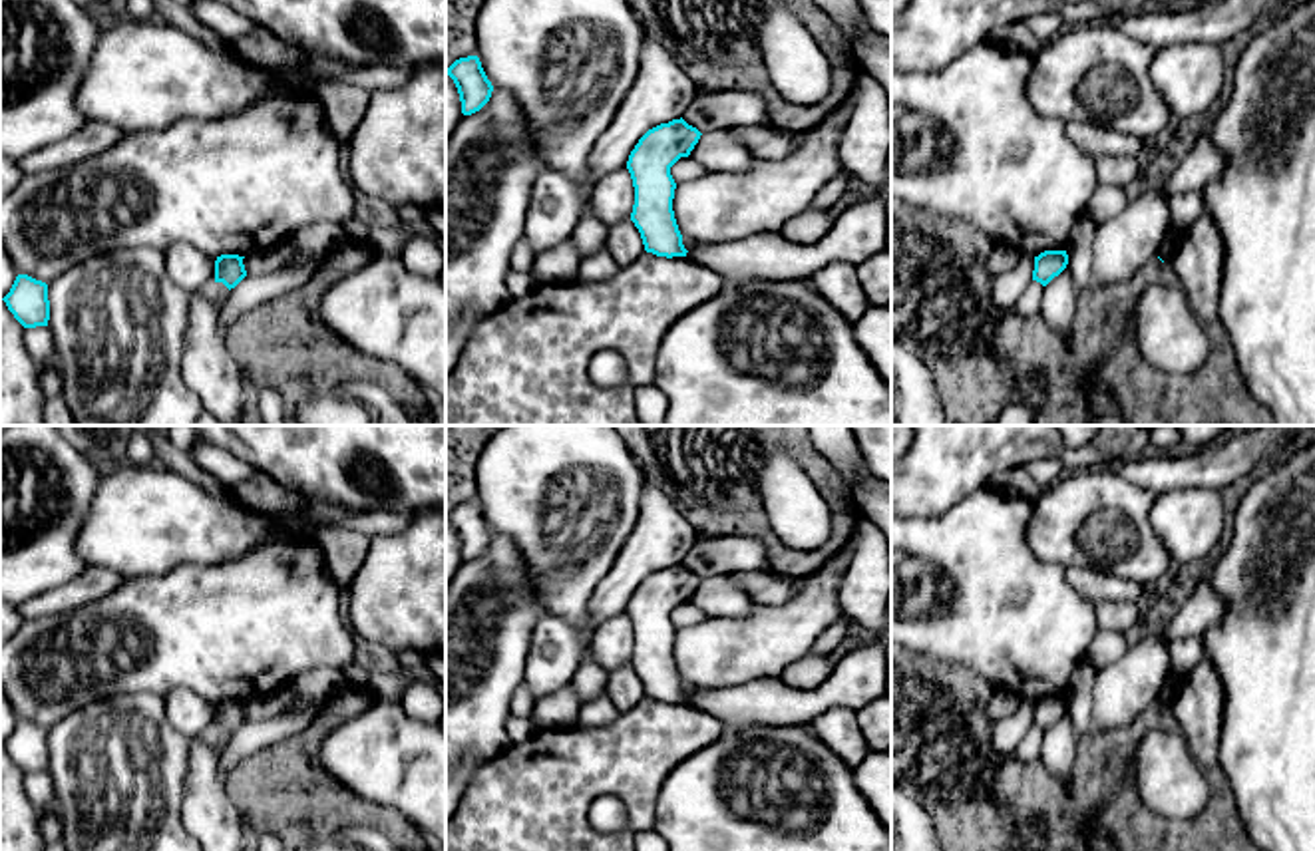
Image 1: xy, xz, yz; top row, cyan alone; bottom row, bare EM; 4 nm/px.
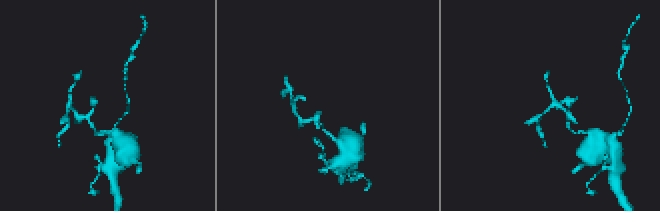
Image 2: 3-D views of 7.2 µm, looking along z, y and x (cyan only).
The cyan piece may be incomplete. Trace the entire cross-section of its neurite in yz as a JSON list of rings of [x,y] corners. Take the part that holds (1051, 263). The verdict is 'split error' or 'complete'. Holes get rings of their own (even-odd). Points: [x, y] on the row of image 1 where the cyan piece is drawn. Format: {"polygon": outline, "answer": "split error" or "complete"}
{"polygon": [[[1044,251],[1034,256],[1033,280],[1046,286],[1054,276],[1058,276],[1068,264],[1066,251]]], "answer": "complete"}

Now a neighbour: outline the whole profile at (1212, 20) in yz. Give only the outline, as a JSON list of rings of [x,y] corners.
[[[1204,0],[1188,10],[1136,12],[1120,22],[1118,30],[1154,50],[1174,44],[1225,44],[1241,32],[1257,30],[1285,0]]]

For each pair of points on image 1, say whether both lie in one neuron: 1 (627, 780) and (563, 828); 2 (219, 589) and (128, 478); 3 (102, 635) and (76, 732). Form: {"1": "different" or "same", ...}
{"1": "same", "2": "different", "3": "different"}

